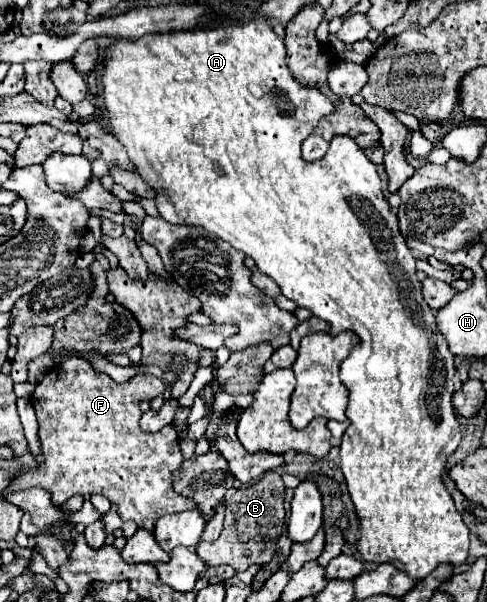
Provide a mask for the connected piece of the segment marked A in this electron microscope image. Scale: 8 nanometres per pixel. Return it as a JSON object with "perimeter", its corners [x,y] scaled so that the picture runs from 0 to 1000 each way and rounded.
{"perimeter":[[[520,32],[503,38],[466,42],[458,48],[400,48],[400,51],[359,51],[359,55],[302,55],[285,65],[236,65],[228,78],[216,81],[216,95],[207,101],[207,141],[211,141],[211,161],[224,194],[224,211],[236,231],[261,244],[269,271],[281,277],[281,287],[322,314],[322,347],[331,360],[359,374],[392,374],[392,377],[417,377],[429,387],[441,387],[450,397],[474,404],[474,410],[491,414],[507,427],[515,427],[528,440],[528,447],[556,460],[577,487],[606,500],[614,510],[626,510],[643,517],[647,527],[667,530],[680,540],[676,553],[700,553],[700,550],[729,550],[737,560],[737,570],[721,580],[717,593],[700,603],[700,633],[717,646],[717,679],[713,693],[721,706],[704,719],[700,729],[700,782],[713,799],[713,816],[721,822],[721,832],[729,836],[733,859],[741,869],[741,892],[733,899],[733,912],[741,915],[749,932],[766,935],[815,935],[832,939],[828,945],[836,955],[852,962],[877,958],[901,935],[930,935],[947,939],[959,929],[963,912],[963,879],[951,869],[947,855],[934,846],[934,836],[910,806],[910,782],[918,776],[918,759],[943,743],[947,736],[947,706],[938,699],[938,689],[930,689],[930,623],[934,623],[934,590],[922,583],[922,573],[901,553],[897,527],[889,513],[869,497],[869,473],[856,463],[852,447],[852,427],[844,414],[836,410],[832,394],[823,390],[815,377],[815,357],[803,354],[799,334],[786,324],[782,297],[770,284],[770,274],[754,264],[754,257],[733,244],[733,238],[721,228],[688,228],[680,234],[676,251],[663,264],[647,271],[630,271],[618,261],[618,238],[639,221],[639,211],[651,208],[651,201],[667,191],[676,191],[688,178],[684,171],[651,148],[651,145],[622,145],[606,138],[602,125],[593,121],[585,103],[585,71],[565,58],[548,32]]]}

